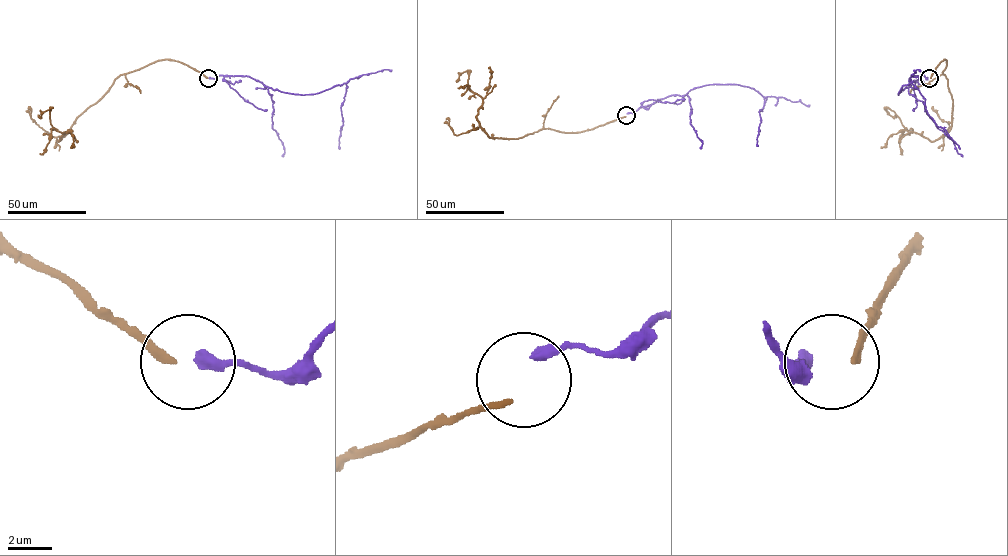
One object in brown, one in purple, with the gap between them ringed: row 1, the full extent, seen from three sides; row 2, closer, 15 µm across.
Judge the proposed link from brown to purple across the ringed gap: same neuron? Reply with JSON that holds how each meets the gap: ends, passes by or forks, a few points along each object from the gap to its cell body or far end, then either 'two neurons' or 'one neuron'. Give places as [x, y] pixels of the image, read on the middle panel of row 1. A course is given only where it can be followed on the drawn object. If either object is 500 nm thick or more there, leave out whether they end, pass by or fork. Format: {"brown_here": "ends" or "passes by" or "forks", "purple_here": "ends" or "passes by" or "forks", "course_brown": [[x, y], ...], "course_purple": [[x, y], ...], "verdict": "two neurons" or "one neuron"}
{"course_brown": [[625, 116], [585, 131], [490, 137], [476, 118], [482, 98], [469, 88], [468, 72], [456, 81]], "course_purple": [[627, 114], [699, 87], [747, 86], [764, 99], [759, 112], [758, 146]], "verdict": "two neurons"}

